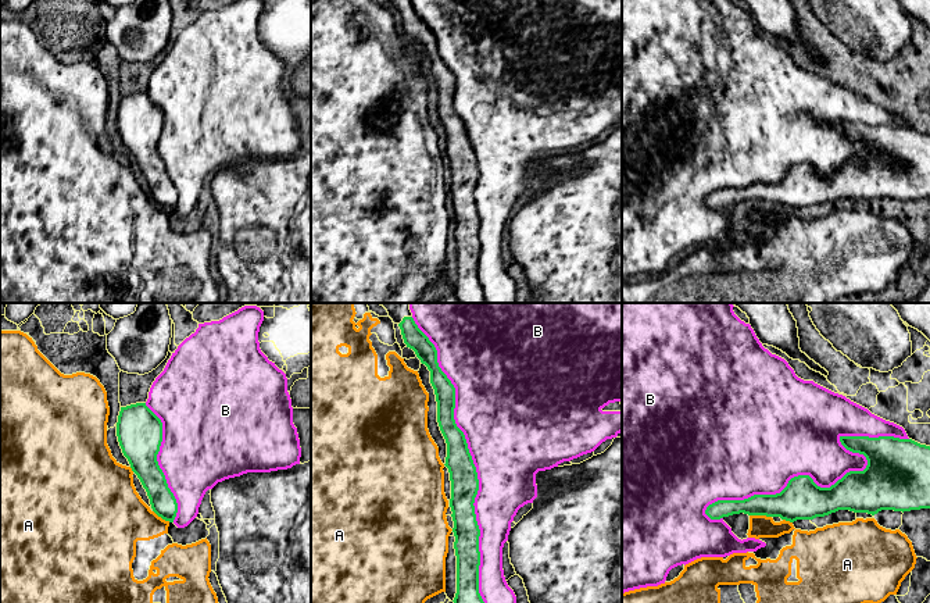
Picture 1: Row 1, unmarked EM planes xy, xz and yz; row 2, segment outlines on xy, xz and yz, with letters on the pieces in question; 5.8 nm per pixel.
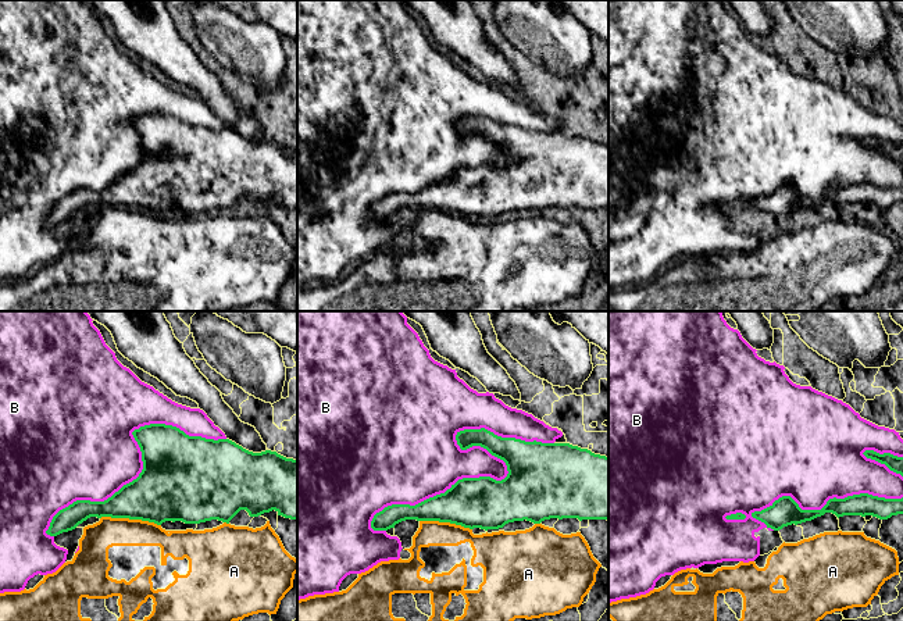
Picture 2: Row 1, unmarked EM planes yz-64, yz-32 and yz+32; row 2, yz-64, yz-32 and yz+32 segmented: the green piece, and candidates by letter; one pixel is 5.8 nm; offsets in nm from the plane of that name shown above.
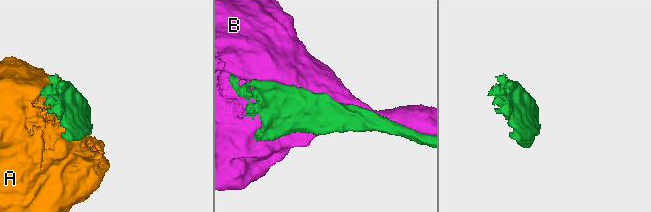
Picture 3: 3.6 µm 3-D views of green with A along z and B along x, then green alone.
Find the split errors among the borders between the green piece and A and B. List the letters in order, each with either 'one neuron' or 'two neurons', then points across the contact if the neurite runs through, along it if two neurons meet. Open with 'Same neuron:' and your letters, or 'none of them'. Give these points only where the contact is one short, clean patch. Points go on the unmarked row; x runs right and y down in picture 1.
Same neuron: none of them
A: two neurons
B: two neurons

